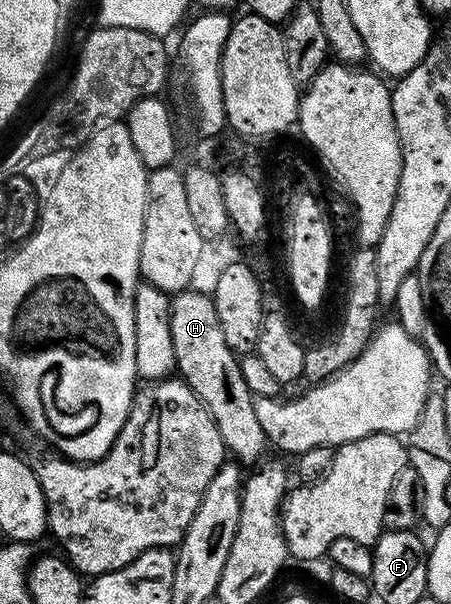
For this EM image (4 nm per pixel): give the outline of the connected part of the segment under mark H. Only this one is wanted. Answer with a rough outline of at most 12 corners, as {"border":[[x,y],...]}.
{"border":[[212,295],[169,305],[176,371],[238,465],[267,441]]}

